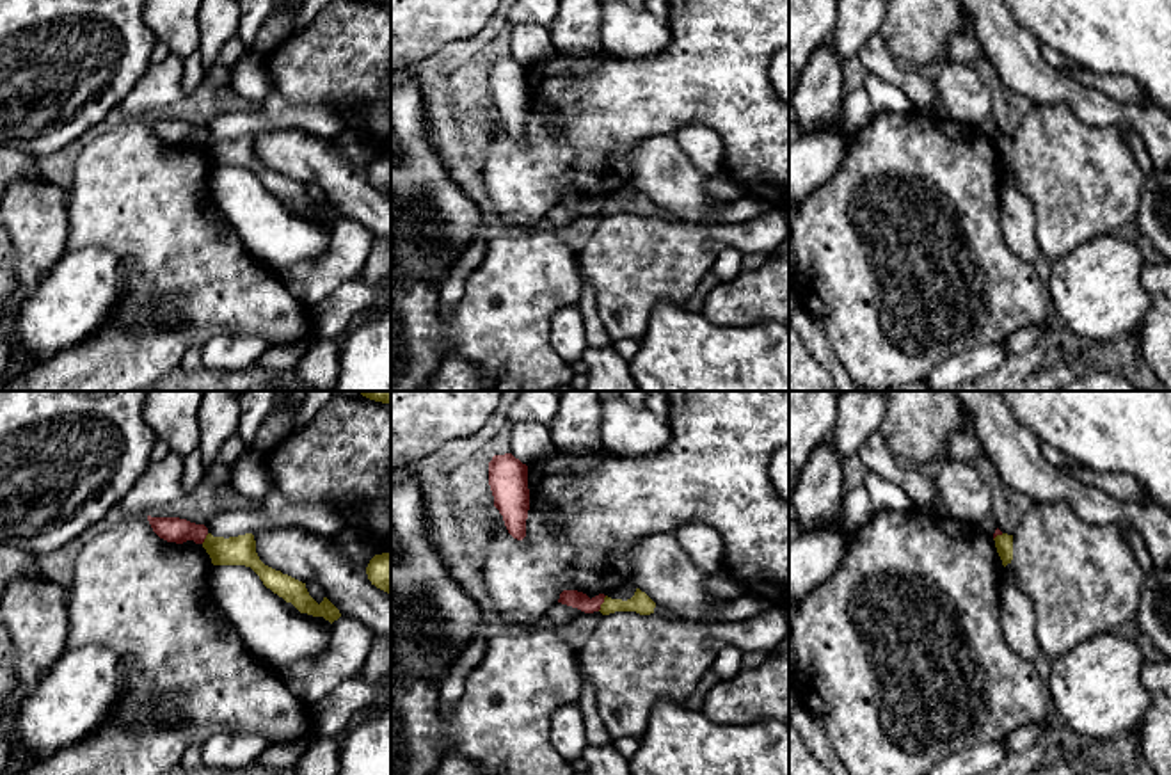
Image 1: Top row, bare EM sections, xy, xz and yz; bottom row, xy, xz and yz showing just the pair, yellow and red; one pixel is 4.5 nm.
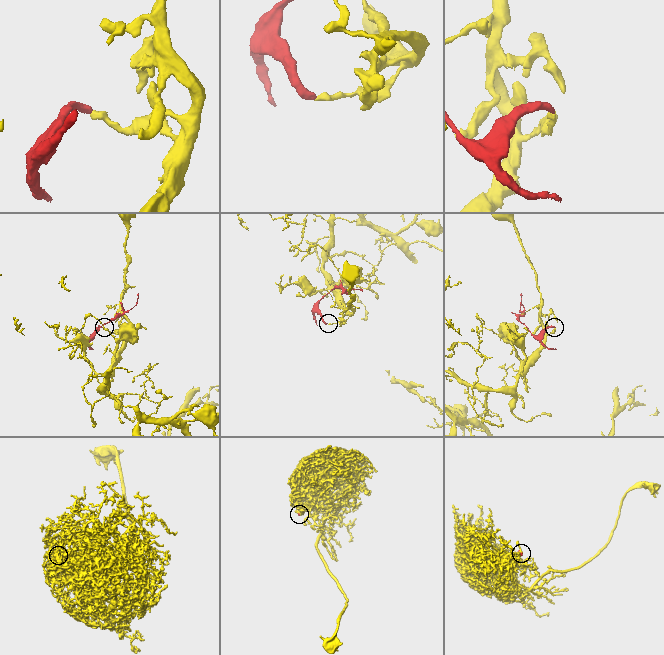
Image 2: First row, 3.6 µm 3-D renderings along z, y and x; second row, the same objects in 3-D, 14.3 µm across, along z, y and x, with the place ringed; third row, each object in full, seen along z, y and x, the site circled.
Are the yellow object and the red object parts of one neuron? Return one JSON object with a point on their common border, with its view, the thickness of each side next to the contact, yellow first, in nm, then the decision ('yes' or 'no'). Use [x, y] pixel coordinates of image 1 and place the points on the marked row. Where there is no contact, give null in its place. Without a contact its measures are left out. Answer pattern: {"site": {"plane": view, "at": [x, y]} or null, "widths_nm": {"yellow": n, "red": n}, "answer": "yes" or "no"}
{"site": {"plane": "xz", "at": [603, 603]}, "widths_nm": {"yellow": 90, "red": 80}, "answer": "no"}

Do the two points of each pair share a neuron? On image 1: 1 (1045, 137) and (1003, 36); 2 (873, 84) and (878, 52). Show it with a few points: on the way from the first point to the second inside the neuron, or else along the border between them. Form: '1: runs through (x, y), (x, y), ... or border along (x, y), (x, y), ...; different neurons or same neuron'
1: border along (1038, 102), (1065, 102), (1077, 118); different neurons
2: border along (868, 70), (889, 80), (908, 100); different neurons

